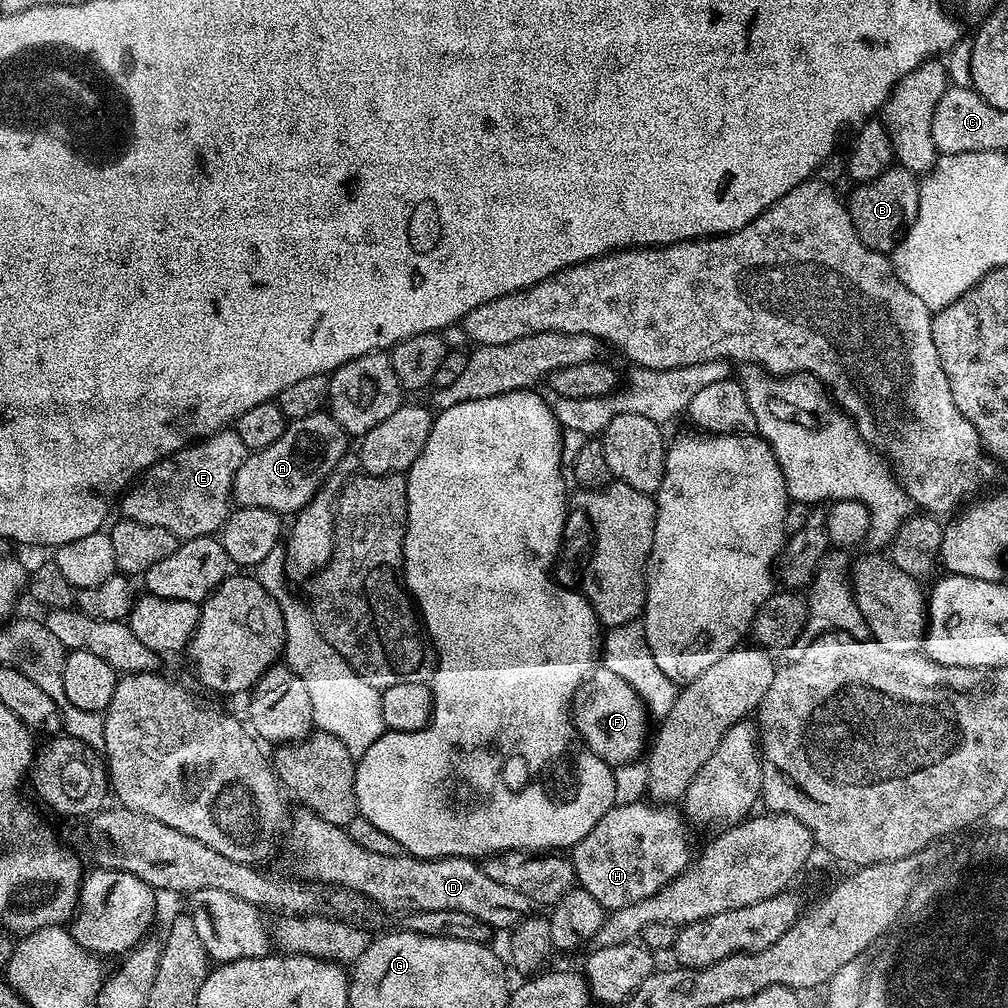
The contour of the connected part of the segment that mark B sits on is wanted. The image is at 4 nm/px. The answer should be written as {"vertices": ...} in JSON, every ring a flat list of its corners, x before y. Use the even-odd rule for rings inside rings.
{"vertices":[[893,166,870,183,853,189,852,197,847,197,846,207,858,238,862,238,867,248,873,248,875,252,891,253,893,248,900,245,900,239,910,230,918,214,920,186,917,173]]}

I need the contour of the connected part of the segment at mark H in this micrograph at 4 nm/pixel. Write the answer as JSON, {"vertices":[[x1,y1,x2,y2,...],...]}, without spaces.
{"vertices":[[637,802,635,804,616,804,606,814,602,814,602,818,598,822,598,826,594,826,594,830,590,830,590,834,586,834,586,838,582,838,582,842,573,844,570,849,570,859,572,861,572,869,576,875,576,883,579,887,586,889,590,894,594,894,594,898,598,898,598,902,606,910,613,908,621,908,622,906,630,906,634,902,642,902,644,898,650,898,654,894,658,894,660,890,665,888,674,878,681,876,694,860,692,854,692,844,688,841,688,828,690,824,687,819,679,811,676,812,672,806,657,806,655,803]]}

